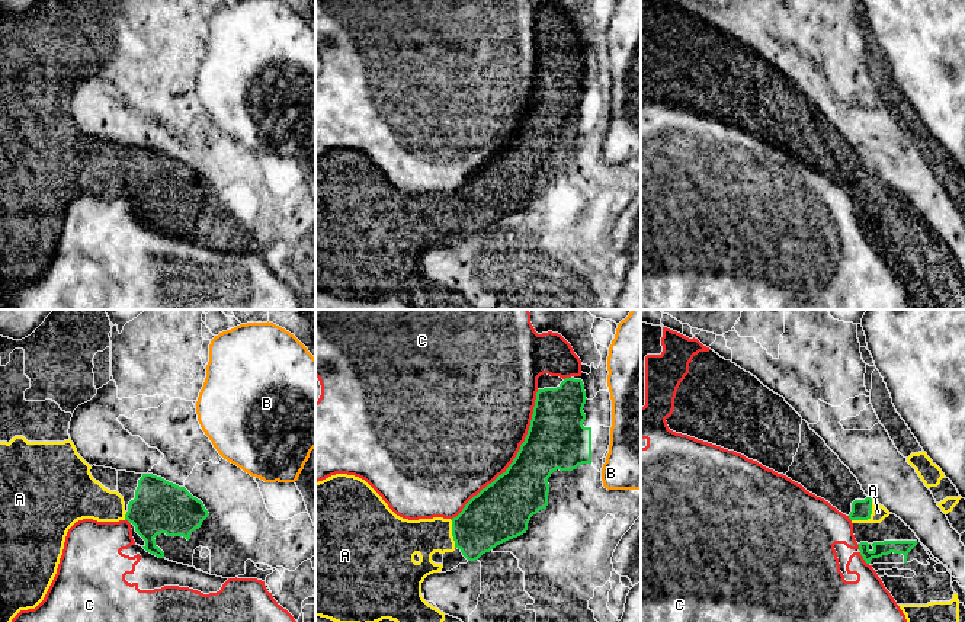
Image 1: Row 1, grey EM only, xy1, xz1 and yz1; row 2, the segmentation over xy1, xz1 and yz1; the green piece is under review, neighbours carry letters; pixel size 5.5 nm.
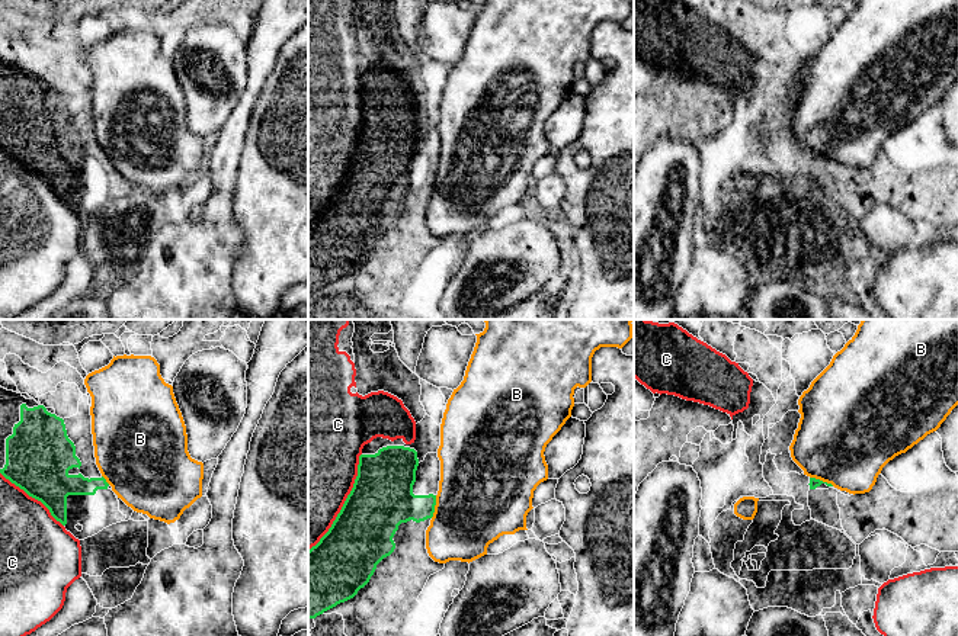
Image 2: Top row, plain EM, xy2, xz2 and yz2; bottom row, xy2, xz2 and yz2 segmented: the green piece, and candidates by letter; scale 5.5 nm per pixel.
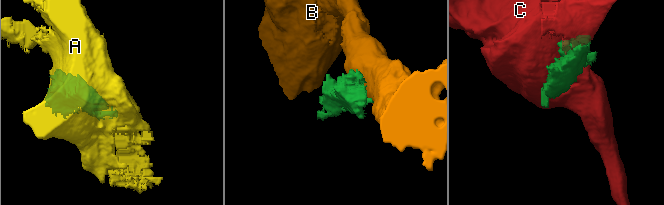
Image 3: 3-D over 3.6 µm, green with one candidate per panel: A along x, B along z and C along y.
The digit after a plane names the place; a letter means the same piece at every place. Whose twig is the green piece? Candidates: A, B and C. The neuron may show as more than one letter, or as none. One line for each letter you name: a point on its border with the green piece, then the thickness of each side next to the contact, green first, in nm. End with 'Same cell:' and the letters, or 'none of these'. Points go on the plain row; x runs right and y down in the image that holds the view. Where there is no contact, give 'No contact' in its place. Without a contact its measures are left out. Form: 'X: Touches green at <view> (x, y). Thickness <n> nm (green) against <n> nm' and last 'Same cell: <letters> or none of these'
A: Touches green at yz1 (869, 191). Thickness 110 nm (green) against 80 nm
Same cell: A

